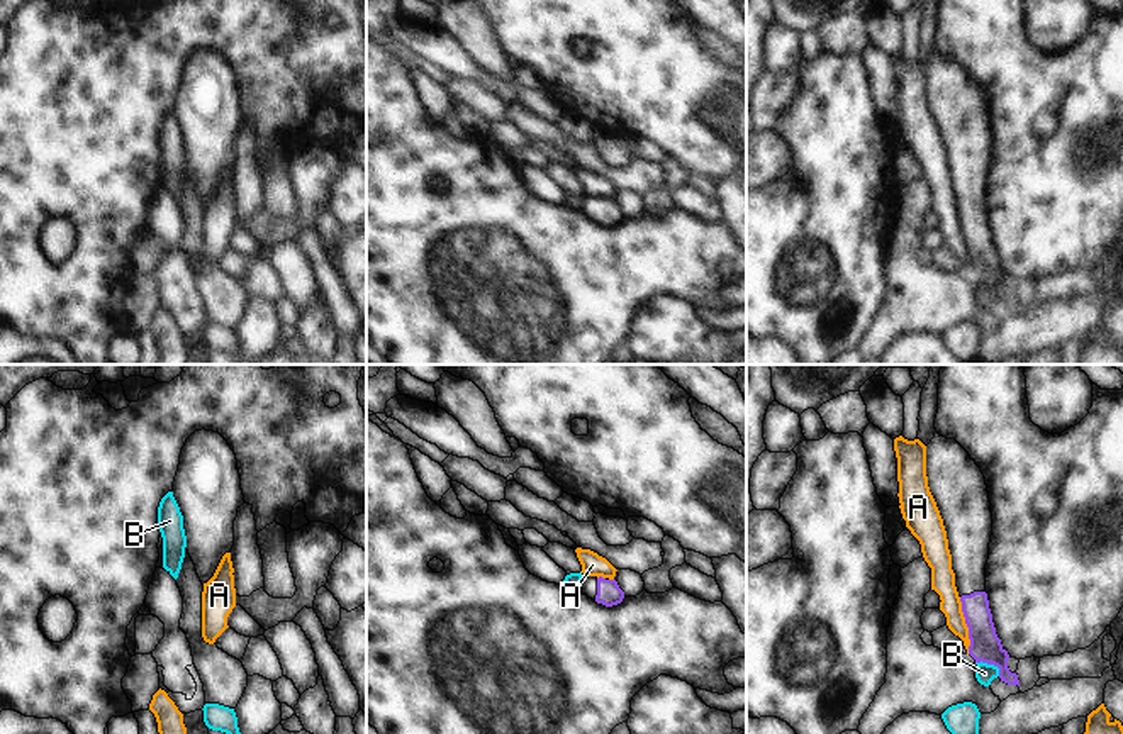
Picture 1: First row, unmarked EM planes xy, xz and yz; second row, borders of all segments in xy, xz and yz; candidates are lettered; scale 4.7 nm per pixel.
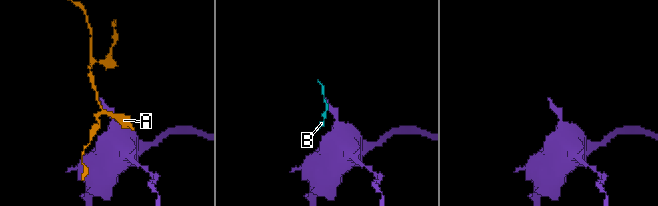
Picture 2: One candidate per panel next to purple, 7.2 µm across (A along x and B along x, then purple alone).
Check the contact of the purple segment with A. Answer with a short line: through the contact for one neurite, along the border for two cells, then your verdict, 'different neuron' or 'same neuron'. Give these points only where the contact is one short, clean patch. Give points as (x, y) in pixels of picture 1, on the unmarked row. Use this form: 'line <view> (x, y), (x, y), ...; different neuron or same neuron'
line yz (959, 217), (967, 248), (969, 273); different neuron

